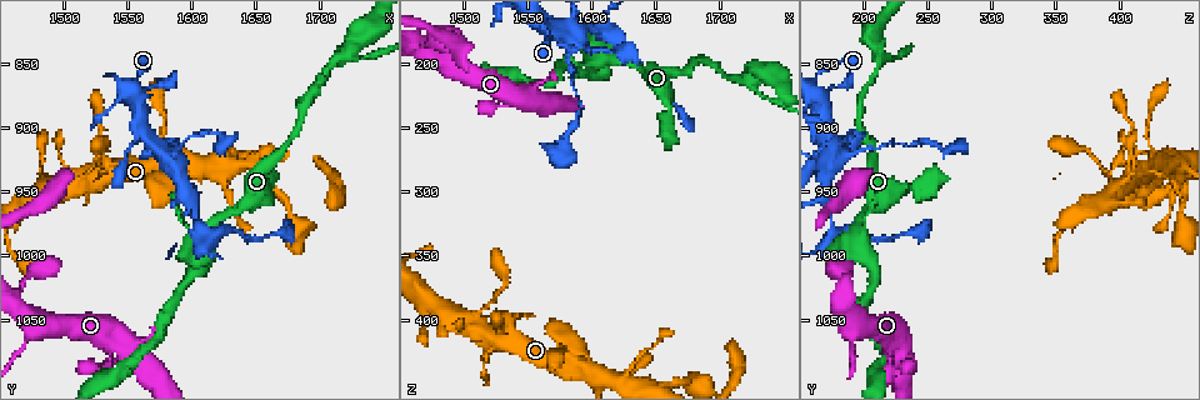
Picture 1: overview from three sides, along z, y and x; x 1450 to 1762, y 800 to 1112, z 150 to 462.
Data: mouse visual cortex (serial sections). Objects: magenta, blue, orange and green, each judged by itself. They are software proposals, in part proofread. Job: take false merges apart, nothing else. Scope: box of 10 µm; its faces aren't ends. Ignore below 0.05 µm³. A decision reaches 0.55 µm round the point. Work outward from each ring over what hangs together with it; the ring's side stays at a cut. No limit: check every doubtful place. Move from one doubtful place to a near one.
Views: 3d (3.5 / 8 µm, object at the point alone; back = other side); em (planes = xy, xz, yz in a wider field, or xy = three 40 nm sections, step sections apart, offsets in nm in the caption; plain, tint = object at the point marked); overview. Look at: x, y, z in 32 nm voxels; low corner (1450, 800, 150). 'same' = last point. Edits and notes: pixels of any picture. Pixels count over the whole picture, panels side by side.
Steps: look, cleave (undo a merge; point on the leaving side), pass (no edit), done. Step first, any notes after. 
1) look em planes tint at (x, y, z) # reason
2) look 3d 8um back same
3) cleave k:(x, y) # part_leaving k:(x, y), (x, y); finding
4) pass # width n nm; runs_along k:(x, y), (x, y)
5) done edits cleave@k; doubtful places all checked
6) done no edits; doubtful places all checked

look 3d 8um at (1578, 922, 174) # small branch off a trunk

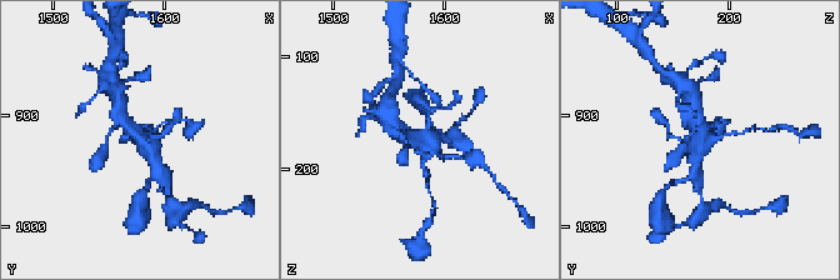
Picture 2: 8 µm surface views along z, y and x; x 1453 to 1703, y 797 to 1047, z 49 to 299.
look 3d 3.5um same # closer look

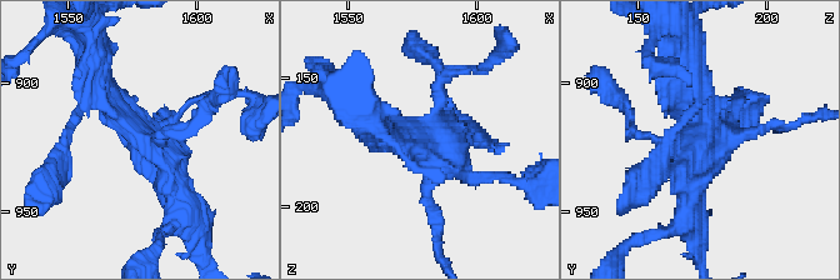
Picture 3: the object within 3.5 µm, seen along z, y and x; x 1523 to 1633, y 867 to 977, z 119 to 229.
pass # runs_along 3:(94, 68), (186, 205); one cell here

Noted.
look 3d 3.5um at (1582, 916, 202) # calibre changes

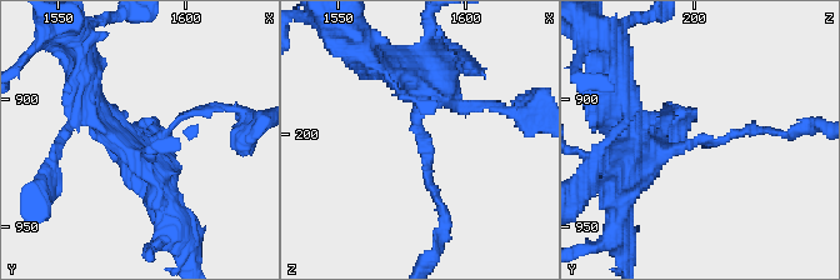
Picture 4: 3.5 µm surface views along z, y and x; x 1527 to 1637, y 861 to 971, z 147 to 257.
look em planes tint at (1581, 916, 200) # arm_widths 100, 350 nm

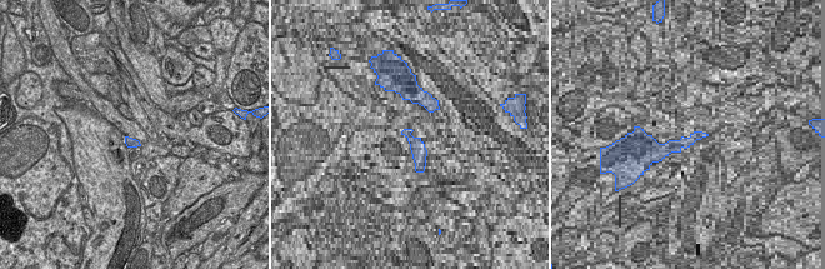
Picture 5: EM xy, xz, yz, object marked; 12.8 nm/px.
pass # runs_along 4:(403, 71), (440, 210); continuous, no second cell

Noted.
look 3d 8um back at (1720, 844, 212)

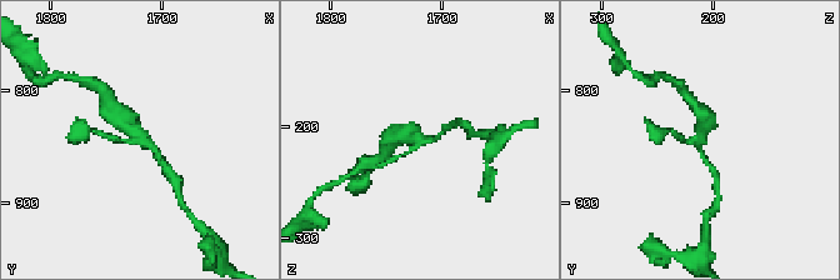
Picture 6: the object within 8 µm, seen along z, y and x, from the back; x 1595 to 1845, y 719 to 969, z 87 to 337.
look em planes tint same # arms 3; arm_widths 150, 150, 400 nm

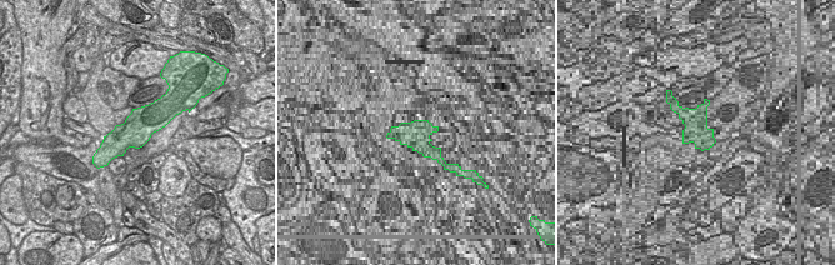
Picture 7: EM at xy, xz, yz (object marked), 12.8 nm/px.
pass # runs_along 6:(164, 165), (153, 148), (115, 115); continuous, no second cell

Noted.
done no edits; doubtful places all checked

